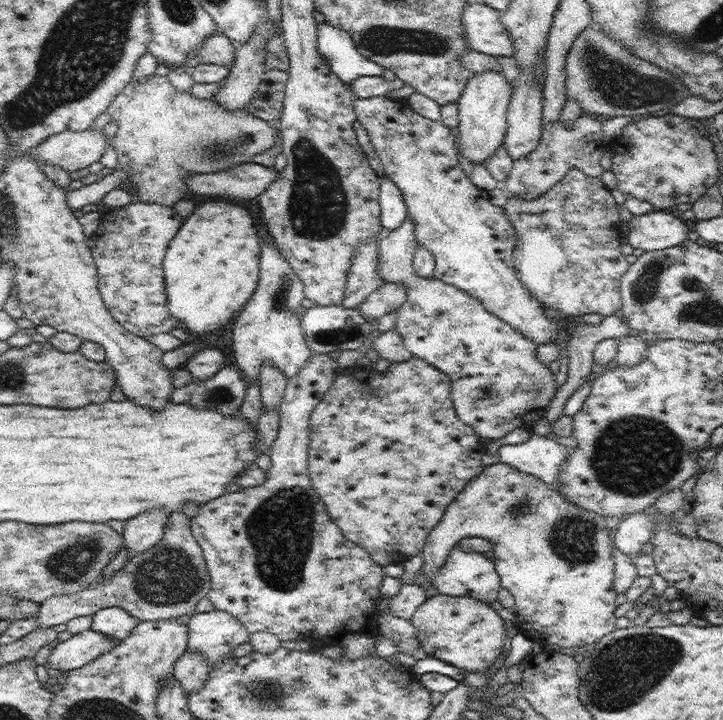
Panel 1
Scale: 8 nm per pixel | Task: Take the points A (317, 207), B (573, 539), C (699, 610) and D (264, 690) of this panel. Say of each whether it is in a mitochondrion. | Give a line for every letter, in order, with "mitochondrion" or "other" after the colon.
A: mitochondrion
B: mitochondrion
C: other
D: mitochondrion

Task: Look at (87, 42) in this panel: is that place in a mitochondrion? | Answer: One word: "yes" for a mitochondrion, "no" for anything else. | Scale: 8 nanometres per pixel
yes

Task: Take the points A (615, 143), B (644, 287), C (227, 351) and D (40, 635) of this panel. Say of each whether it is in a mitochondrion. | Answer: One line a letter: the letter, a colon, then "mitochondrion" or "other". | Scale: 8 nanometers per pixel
A: other
B: mitochondrion
C: other
D: other

